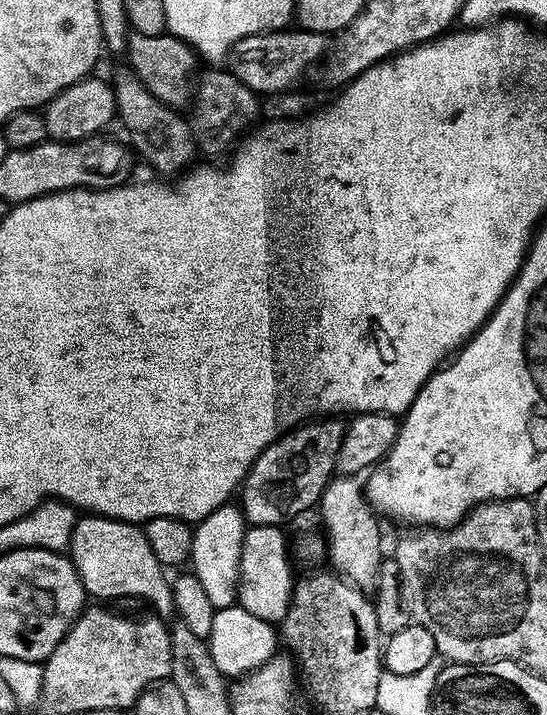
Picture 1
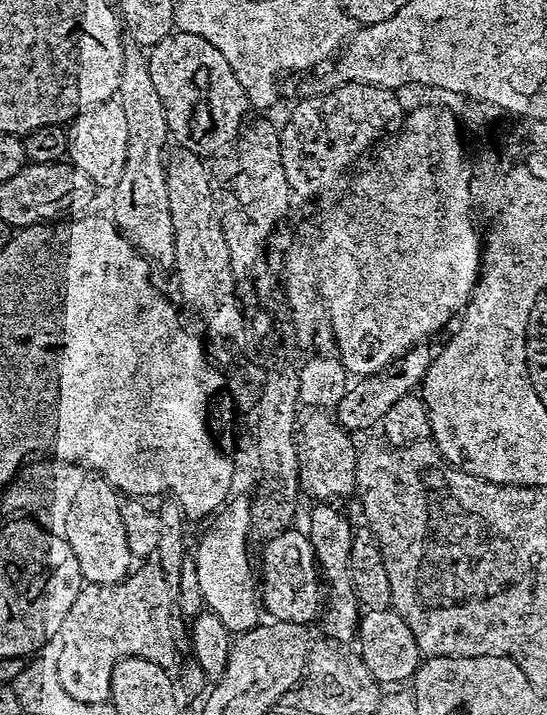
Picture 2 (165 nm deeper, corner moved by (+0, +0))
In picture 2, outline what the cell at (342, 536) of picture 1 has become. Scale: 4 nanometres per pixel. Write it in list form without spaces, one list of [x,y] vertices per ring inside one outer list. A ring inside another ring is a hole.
[[[312,410],[307,413],[308,417],[301,419],[298,424],[296,433],[296,449],[298,450],[298,462],[300,463],[300,491],[305,497],[313,496],[311,499],[316,502],[340,502],[343,496],[353,495],[356,492],[356,458],[358,455],[358,447],[348,429],[344,428],[334,419],[327,411]]]

